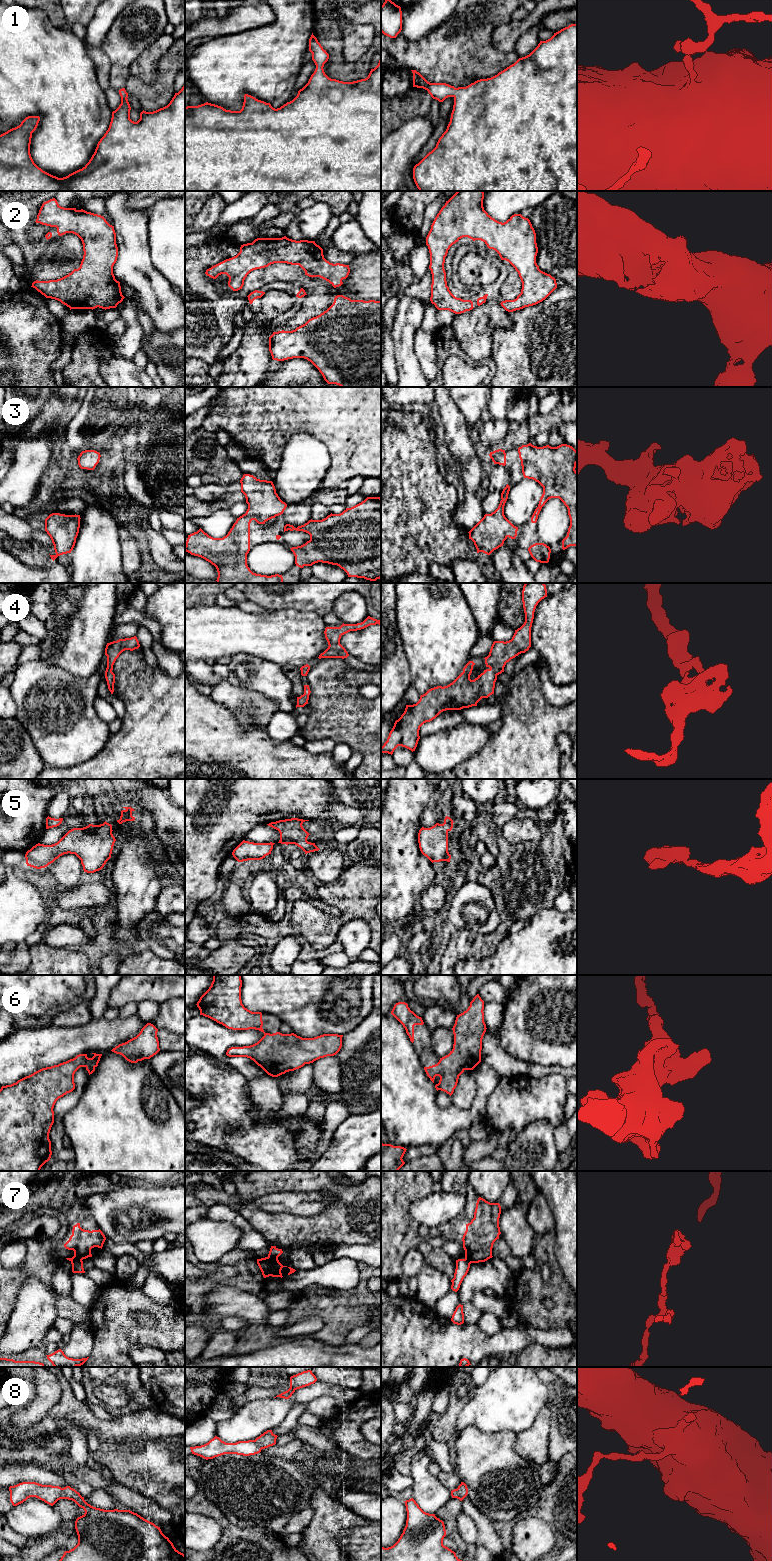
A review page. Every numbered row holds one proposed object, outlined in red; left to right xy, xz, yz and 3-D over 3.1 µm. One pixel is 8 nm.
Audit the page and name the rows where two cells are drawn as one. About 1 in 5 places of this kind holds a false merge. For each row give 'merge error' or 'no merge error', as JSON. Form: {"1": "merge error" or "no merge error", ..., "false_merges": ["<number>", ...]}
{"1": "no merge error", "2": "no merge error", "3": "no merge error", "4": "no merge error", "5": "no merge error", "6": "no merge error", "7": "merge error", "8": "no merge error", "false_merges": ["7"]}

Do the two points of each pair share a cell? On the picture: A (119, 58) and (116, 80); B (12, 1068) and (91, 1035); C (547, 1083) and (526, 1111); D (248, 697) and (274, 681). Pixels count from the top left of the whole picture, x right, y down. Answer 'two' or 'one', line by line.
A: one
B: one
C: one
D: two

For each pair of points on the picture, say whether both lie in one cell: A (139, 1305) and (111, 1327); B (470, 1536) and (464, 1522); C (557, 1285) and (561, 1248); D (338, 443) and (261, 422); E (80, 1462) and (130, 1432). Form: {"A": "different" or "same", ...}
{"A": "same", "B": "same", "C": "different", "D": "same", "E": "different"}

